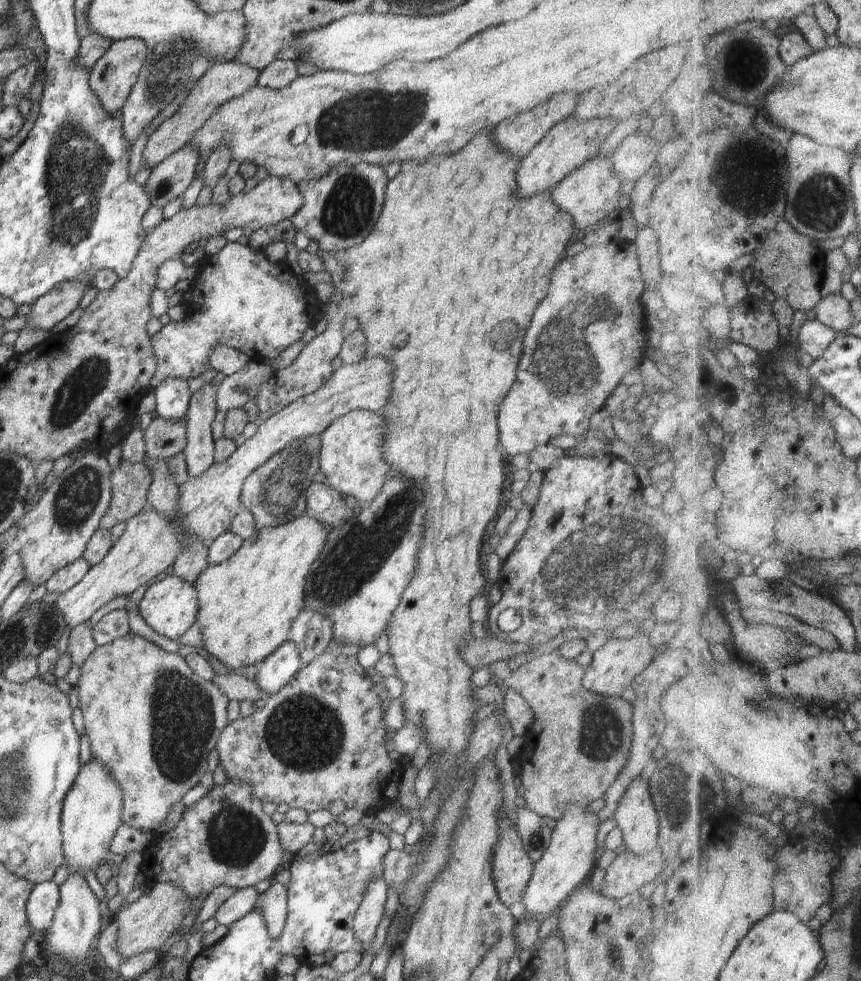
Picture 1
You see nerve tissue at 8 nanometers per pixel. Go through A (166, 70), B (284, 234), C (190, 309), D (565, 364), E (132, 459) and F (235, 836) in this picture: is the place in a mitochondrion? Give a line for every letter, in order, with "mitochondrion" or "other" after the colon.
A: mitochondrion
B: other
C: other
D: mitochondrion
E: other
F: mitochondrion

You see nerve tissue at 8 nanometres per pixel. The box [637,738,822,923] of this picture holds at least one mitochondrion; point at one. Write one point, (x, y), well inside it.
(693, 793)

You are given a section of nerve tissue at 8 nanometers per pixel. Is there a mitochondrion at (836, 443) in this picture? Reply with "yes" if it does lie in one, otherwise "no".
no

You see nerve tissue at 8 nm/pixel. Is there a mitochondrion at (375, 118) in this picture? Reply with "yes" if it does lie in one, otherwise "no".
yes

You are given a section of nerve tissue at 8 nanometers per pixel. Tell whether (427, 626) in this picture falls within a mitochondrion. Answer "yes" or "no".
no

